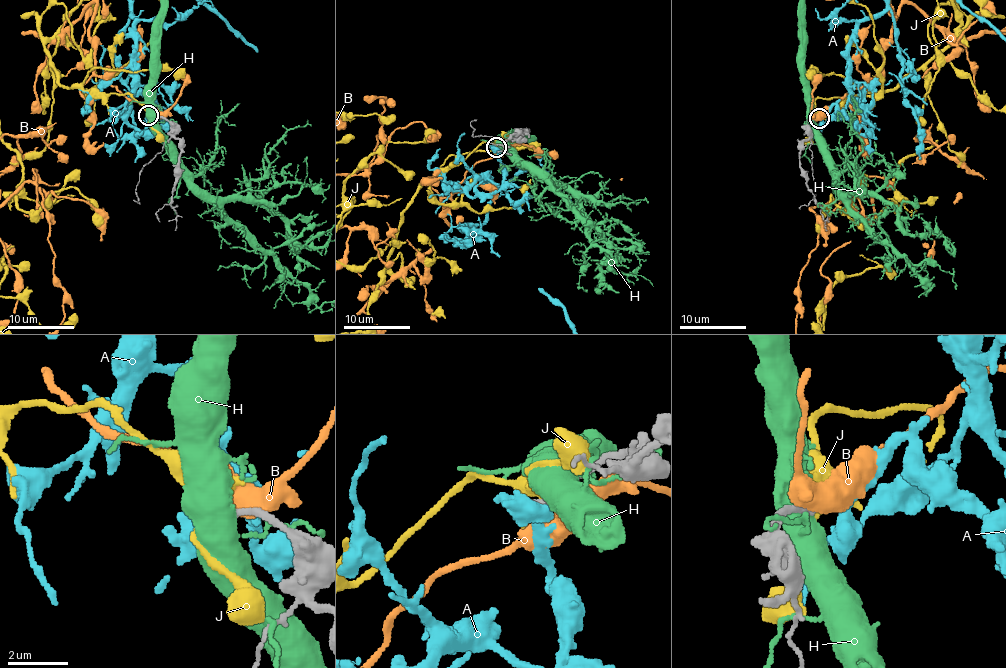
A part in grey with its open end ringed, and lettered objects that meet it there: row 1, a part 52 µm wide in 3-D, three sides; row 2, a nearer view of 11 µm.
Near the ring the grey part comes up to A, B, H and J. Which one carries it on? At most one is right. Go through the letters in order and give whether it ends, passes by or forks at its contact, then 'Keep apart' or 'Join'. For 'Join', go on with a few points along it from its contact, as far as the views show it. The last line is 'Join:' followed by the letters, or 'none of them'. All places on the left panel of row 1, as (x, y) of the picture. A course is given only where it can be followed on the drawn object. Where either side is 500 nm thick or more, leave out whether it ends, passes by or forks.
A: It passes by. Keep apart
B: Keep apart
H: Keep apart
J: Keep apart
Join: none of them

